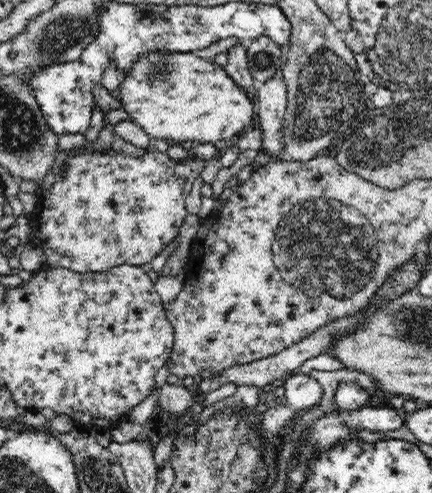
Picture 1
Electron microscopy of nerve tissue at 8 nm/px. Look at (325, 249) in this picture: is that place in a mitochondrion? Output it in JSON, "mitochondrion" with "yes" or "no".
{"mitochondrion":"yes"}

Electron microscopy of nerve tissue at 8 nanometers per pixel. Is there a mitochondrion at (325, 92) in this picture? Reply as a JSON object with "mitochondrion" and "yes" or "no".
{"mitochondrion":"yes"}

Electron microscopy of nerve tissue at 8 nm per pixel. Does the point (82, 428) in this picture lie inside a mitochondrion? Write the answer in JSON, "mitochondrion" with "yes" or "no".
{"mitochondrion":"no"}

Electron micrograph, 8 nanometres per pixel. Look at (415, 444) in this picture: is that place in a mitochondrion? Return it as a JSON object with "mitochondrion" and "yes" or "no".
{"mitochondrion":"no"}

